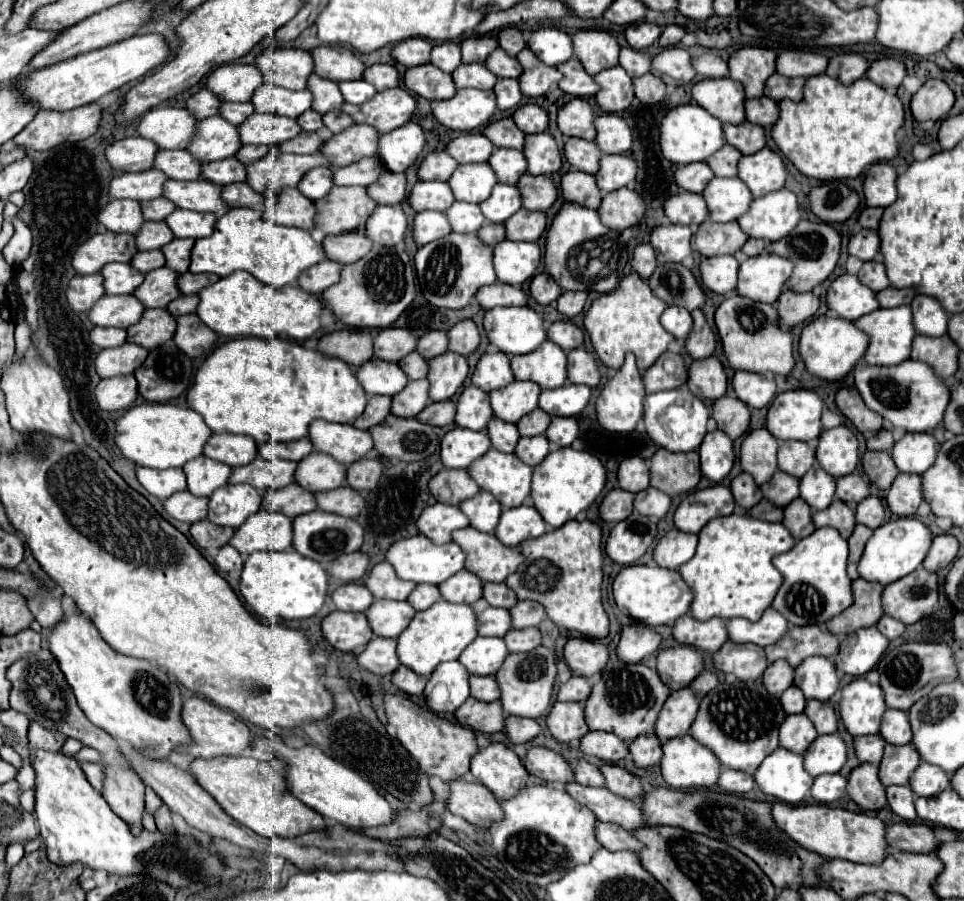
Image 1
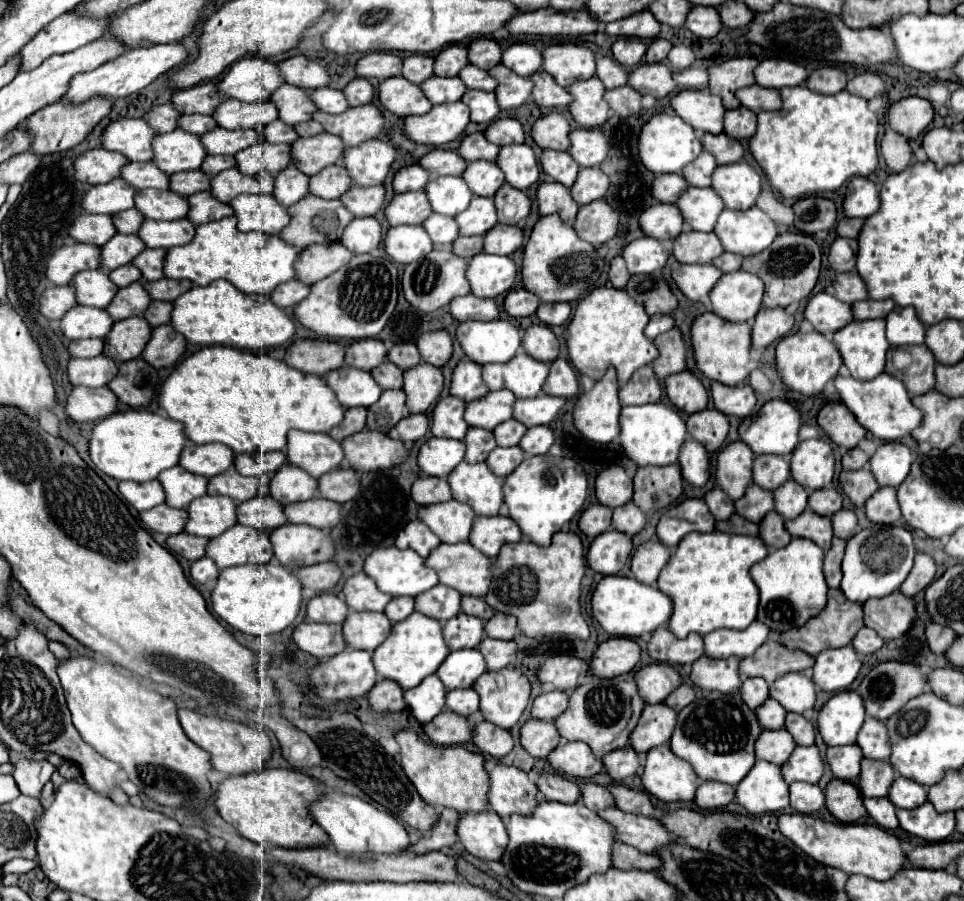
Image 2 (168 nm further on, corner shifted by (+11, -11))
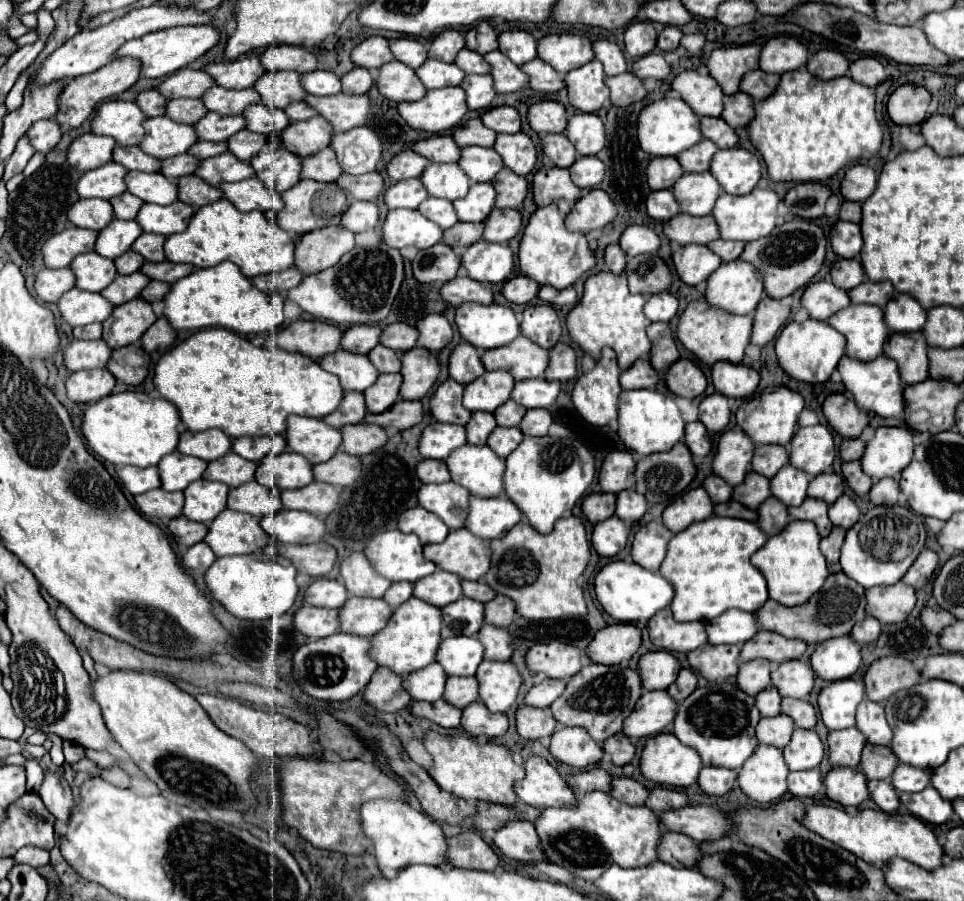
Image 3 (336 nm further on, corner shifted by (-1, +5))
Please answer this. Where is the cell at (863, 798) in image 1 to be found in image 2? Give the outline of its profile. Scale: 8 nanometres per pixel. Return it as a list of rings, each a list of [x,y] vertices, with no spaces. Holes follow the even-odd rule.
[[[830,780],[826,786],[826,808],[828,812],[844,824],[858,822],[862,816],[866,816],[866,808],[862,804],[860,790],[846,780]]]

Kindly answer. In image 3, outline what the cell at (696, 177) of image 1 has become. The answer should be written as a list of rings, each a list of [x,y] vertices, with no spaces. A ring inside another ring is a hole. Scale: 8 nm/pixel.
[[[672,156],[666,158],[652,158],[648,164],[648,184],[652,190],[672,188],[674,182],[684,174],[680,162]]]

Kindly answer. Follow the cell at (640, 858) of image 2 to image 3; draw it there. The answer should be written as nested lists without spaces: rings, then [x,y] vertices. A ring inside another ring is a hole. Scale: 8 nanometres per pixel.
[[[664,832],[658,842],[658,860],[672,864],[676,868],[696,868],[696,858],[700,856],[698,842],[684,834],[674,834],[674,832]]]

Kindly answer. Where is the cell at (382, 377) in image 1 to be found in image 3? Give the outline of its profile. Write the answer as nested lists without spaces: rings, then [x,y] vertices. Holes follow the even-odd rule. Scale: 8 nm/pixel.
[[[342,348],[338,352],[332,352],[324,358],[320,358],[320,366],[340,378],[340,384],[344,390],[364,392],[370,388],[380,372],[376,372],[374,364],[368,360],[368,356],[344,352]]]

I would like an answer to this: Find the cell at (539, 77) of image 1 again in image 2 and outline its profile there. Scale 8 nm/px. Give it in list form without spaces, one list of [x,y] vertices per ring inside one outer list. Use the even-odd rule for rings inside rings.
[[[502,64],[492,68],[488,74],[498,80],[498,86],[496,86],[494,94],[496,94],[496,102],[502,110],[518,108],[530,98],[532,82],[528,78],[516,76],[512,70],[504,68]]]

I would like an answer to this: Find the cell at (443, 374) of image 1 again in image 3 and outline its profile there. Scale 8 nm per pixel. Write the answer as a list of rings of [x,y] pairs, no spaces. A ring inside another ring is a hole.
[[[412,348],[402,354],[402,388],[400,394],[406,400],[422,400],[430,388],[438,382],[440,364],[434,352],[426,348]]]

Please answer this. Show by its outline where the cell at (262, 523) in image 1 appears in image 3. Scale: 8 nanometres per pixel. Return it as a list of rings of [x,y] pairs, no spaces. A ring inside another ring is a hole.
[[[226,510],[208,526],[204,542],[216,556],[252,554],[268,546],[270,536],[260,526],[260,520],[236,510]]]

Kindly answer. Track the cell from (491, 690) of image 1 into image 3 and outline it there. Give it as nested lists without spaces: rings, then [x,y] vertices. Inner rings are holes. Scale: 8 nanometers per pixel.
[[[450,676],[446,682],[444,700],[456,708],[466,708],[478,700],[478,680],[474,676]]]

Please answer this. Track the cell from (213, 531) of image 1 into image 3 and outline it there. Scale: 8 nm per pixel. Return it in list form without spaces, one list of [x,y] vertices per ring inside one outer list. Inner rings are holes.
[[[178,516],[178,518],[170,520],[168,528],[170,528],[174,540],[176,540],[178,544],[184,544],[184,546],[198,544],[198,542],[204,540],[204,536],[208,534],[208,526],[206,526],[206,524],[192,522],[192,520],[188,520],[186,516]]]

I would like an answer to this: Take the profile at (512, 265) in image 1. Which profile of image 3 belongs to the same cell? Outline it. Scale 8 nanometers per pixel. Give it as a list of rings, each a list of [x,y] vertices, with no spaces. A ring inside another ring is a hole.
[[[480,240],[462,254],[462,266],[478,282],[506,282],[514,270],[514,252],[510,244]]]

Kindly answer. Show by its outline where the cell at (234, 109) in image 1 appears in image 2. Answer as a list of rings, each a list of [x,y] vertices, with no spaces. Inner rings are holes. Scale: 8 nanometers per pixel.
[[[190,114],[190,116],[180,116],[178,120],[178,128],[202,136],[204,132],[212,130],[216,126],[216,122],[212,120],[212,116],[204,116],[204,114]]]

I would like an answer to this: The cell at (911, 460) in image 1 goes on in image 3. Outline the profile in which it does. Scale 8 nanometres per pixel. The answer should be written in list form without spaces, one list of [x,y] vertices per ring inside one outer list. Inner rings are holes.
[[[882,426],[876,430],[874,438],[866,444],[862,456],[862,470],[872,476],[872,480],[880,478],[900,478],[902,470],[912,462],[914,456],[914,440],[912,432],[902,426]]]

